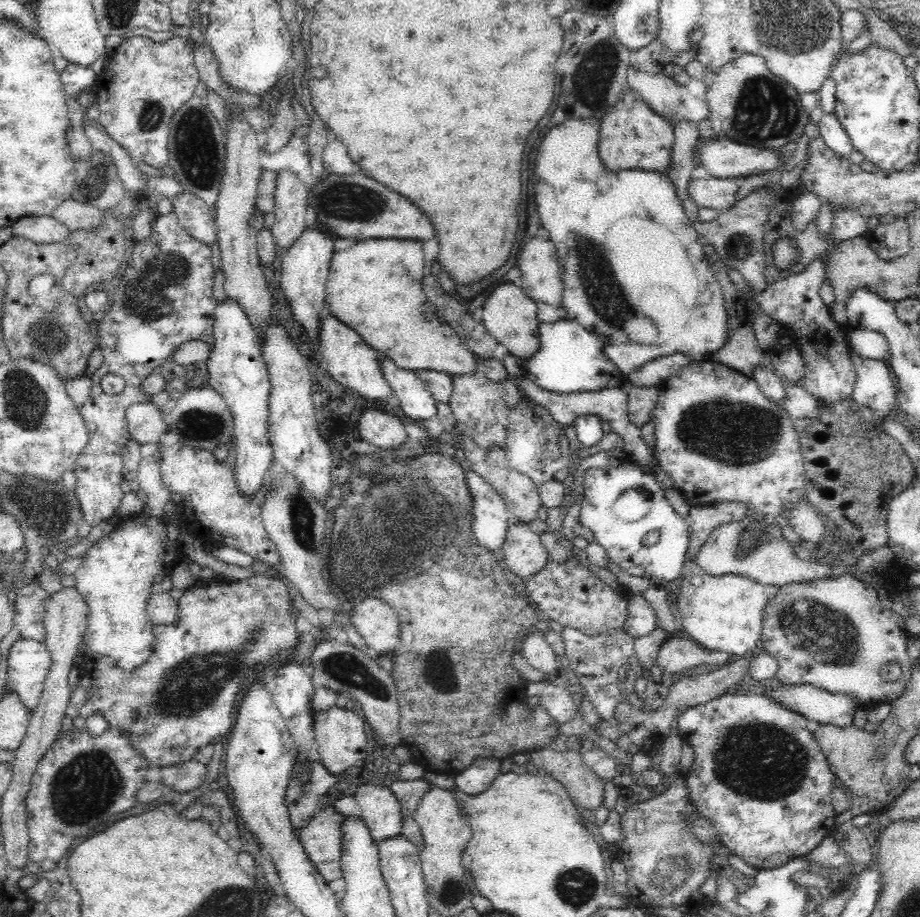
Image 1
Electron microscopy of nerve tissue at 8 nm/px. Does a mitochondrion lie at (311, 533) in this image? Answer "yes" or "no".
yes

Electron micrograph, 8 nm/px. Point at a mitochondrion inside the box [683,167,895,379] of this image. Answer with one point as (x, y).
(738, 246)

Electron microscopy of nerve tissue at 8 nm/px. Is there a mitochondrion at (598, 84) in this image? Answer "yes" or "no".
yes

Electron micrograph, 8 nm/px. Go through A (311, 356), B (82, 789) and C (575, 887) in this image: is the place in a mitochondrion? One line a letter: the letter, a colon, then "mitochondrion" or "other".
A: other
B: mitochondrion
C: mitochondrion

